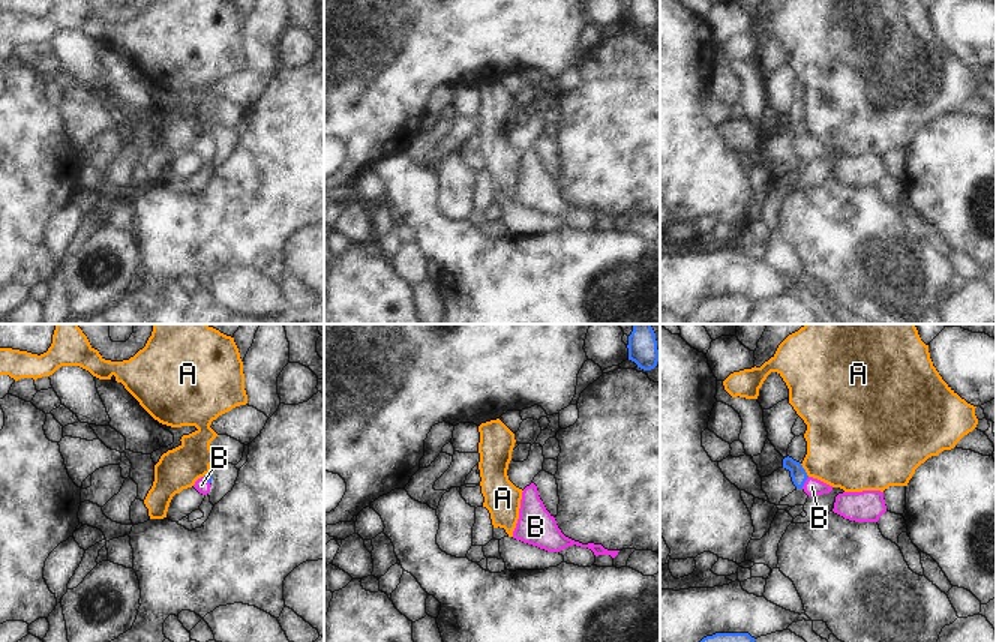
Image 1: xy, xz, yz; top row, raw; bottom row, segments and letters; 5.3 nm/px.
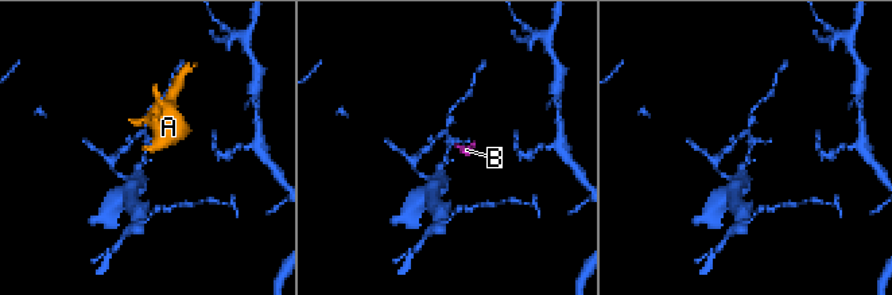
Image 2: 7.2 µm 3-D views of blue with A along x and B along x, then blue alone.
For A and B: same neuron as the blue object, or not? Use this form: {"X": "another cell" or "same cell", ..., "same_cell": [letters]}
{"A": "another cell", "B": "same cell", "same_cell": ["B"]}

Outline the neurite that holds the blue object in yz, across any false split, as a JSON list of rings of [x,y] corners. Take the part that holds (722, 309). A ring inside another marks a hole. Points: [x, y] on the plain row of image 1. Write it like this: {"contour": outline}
{"contour": [[[716,297],[704,302],[686,324],[747,324],[754,304],[748,297]]]}

